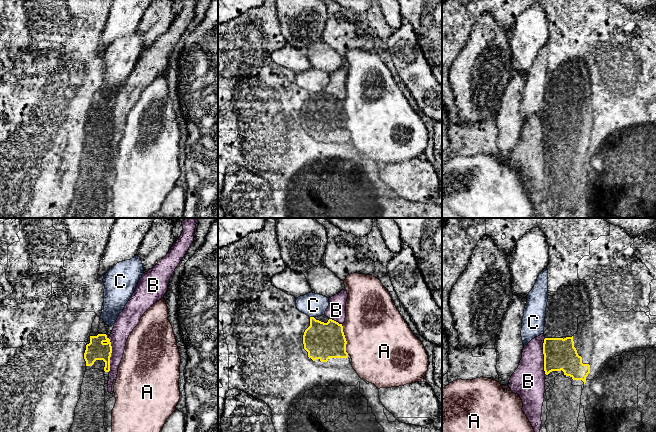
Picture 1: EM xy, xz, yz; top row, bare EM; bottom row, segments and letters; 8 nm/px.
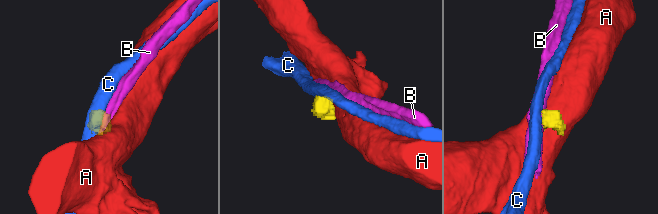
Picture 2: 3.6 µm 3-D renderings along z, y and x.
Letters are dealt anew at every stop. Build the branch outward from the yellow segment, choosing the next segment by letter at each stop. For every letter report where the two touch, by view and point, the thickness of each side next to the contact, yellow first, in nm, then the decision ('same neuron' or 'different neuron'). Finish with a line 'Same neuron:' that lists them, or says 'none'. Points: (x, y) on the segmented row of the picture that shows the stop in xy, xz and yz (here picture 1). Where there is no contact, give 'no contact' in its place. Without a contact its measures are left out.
A: xz (345, 339) | 300/480 nm | different neuron
B: xy (110, 355) | 160/160 nm | different neuron
C: xz (312, 317) | 300/190 nm | different neuron
Same neuron: none

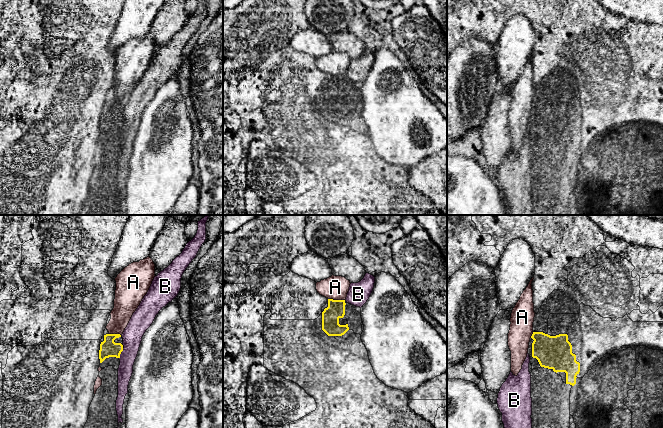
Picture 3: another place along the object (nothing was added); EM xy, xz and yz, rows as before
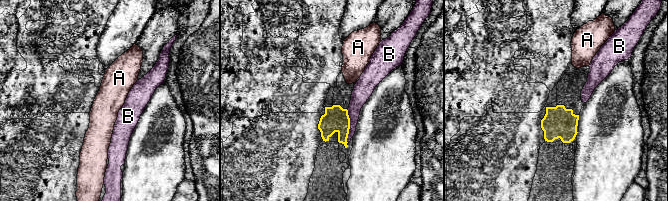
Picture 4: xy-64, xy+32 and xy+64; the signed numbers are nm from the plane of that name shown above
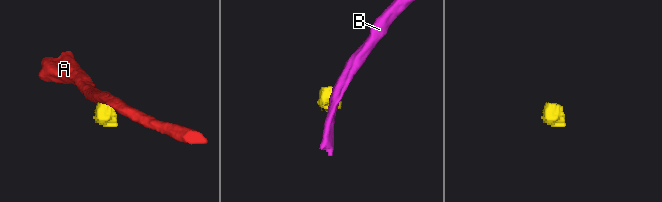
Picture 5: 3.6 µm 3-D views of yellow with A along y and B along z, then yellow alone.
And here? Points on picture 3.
A: xz (336, 300) | 140/190 nm | different neuron
B: xy (120, 353) | 140/160 nm | different neuron
Same neuron: none

